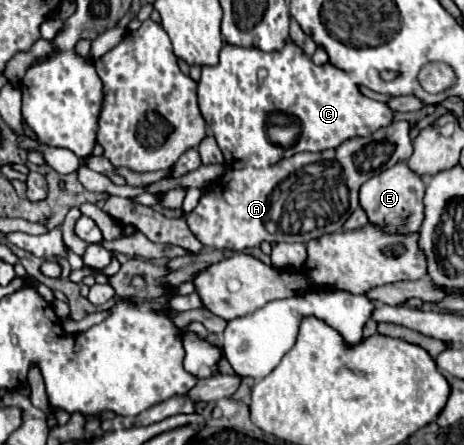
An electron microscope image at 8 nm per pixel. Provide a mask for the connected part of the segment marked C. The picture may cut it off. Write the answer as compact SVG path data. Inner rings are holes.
M288 42L280 52L242 50L240 46L226 44L220 52L220 62L216 66L202 68L202 78L198 82L198 104L228 166L266 168L266 166L280 162L286 156L290 158L298 152L330 150L330 148L340 146L348 138L370 136L378 128L388 126L392 122L392 110L384 102L374 102L366 98L358 87L360 86L350 76L346 76L346 72L338 70L336 66L330 66L330 64L316 66L292 42ZM272 114L288 114L300 120L300 136L296 138L296 144L292 144L290 148L272 144L268 140L266 122L268 122L268 116Z

